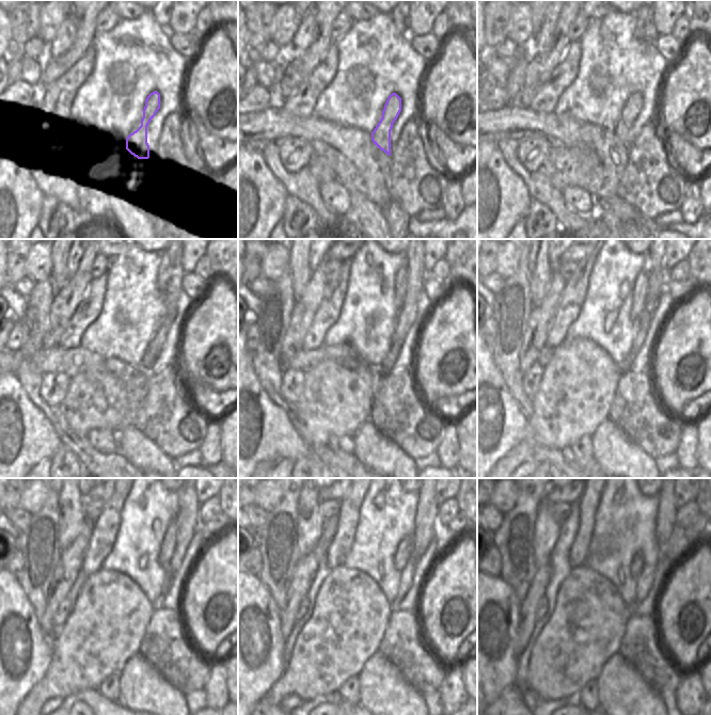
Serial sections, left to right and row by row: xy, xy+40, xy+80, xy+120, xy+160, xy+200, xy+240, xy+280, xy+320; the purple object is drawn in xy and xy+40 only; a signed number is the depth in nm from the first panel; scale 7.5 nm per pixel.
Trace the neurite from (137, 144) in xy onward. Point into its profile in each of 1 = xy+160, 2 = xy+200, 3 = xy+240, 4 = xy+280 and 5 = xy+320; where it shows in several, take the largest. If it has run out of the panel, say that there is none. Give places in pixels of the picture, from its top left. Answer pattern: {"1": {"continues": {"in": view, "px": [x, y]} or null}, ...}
{"1": {"continues": {"in": "xy+160", "px": [416, 272]}}, "2": {"continues": {"in": "xy+200", "px": [657, 271]}}, "3": {"continues": {"in": "xy+240", "px": [187, 519]}}, "4": {"continues": {"in": "xy+280", "px": [426, 519]}}, "5": {"continues": {"in": "xy+320", "px": [665, 522]}}}

